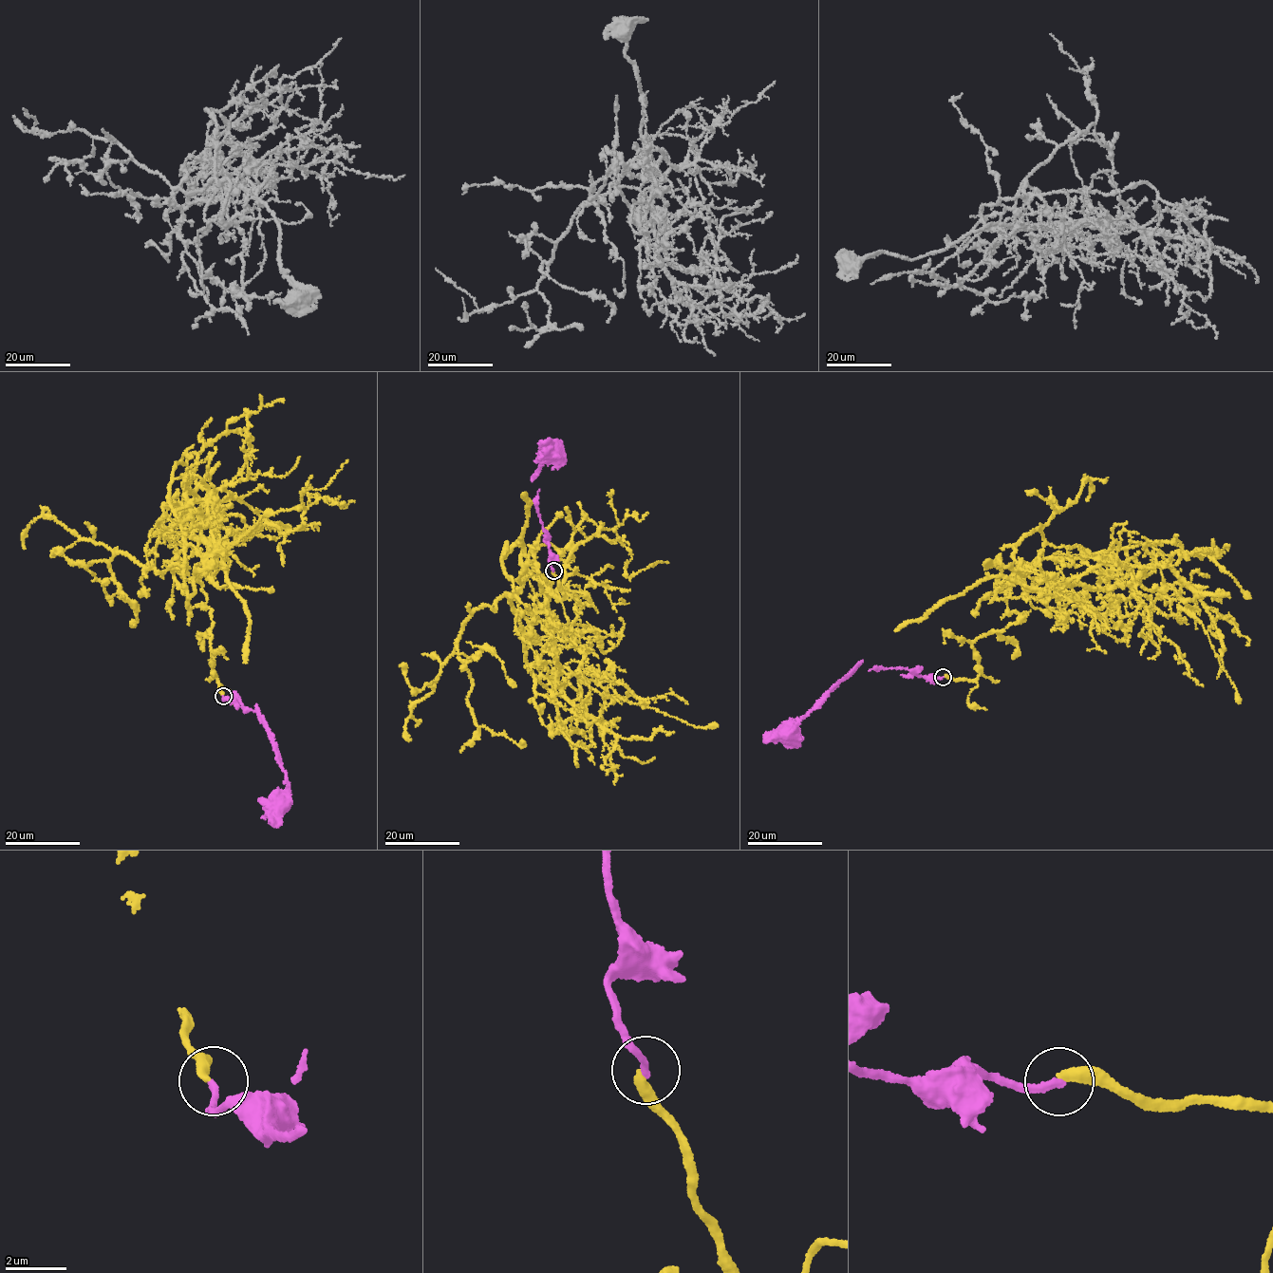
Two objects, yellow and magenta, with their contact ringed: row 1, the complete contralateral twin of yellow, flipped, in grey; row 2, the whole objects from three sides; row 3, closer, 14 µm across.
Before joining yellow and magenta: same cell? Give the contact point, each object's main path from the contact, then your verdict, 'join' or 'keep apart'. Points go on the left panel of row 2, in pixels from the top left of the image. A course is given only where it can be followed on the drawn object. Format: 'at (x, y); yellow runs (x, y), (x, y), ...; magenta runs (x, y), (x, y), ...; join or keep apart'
at (223, 696); yellow runs (223, 695), (187, 530), (295, 530), (348, 460); magenta runs (223, 695), (230, 702), (239, 699), (246, 711), (257, 710), (261, 715), (288, 782), (284, 805), (279, 808); join

